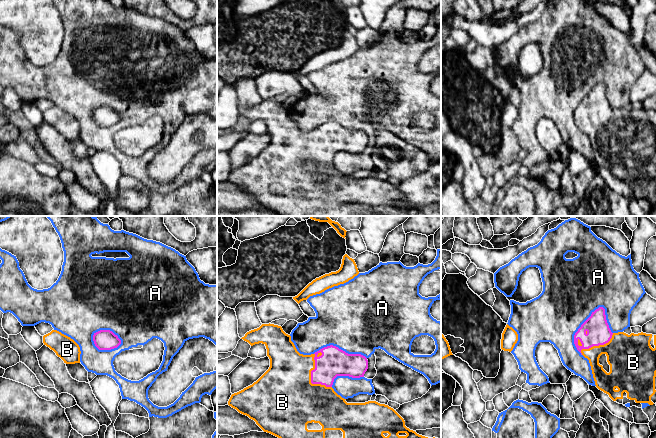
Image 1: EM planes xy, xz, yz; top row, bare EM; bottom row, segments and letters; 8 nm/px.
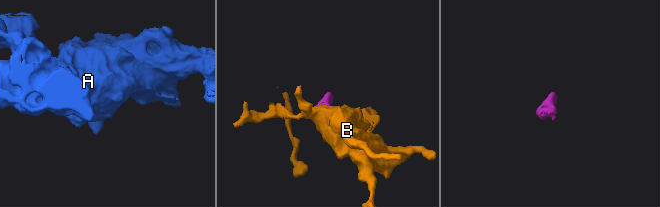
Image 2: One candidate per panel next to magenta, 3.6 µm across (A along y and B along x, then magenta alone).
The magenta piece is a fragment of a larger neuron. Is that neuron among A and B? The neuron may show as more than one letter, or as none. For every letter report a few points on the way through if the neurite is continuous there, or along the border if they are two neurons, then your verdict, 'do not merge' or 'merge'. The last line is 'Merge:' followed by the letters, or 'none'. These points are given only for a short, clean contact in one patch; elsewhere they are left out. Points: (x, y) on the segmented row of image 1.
A: do not merge
B: across xz (333, 362), (327, 363), (311, 378), (296, 384), (285, 395) | merge
Merge: B

